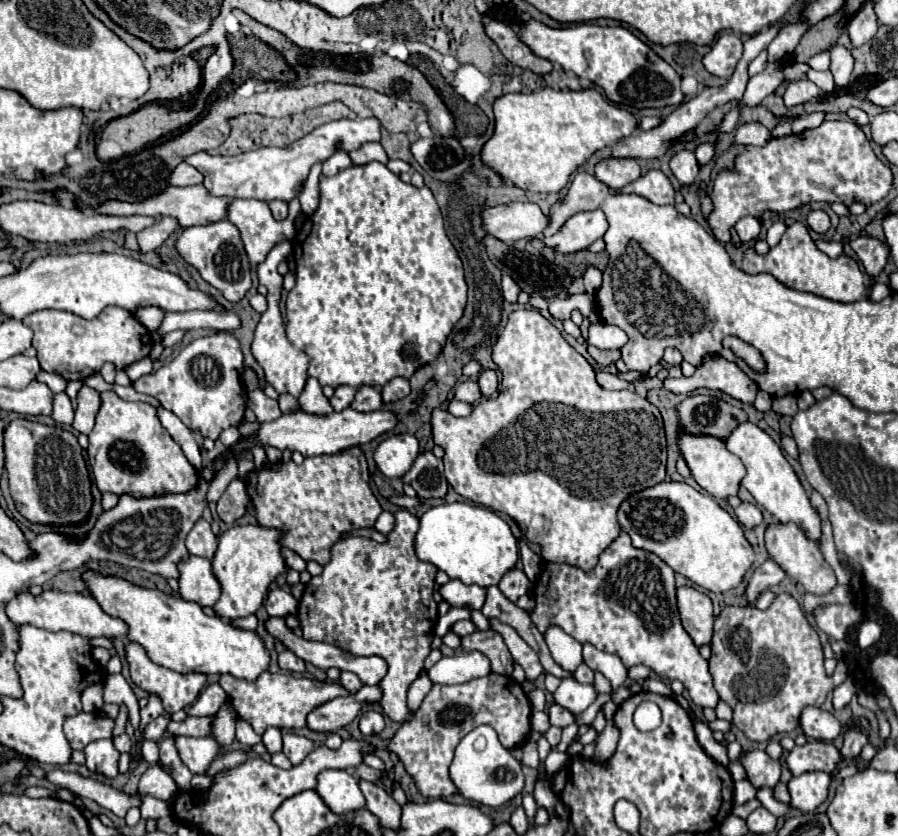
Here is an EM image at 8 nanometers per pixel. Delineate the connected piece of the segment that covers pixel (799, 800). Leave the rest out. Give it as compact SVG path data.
M804 772L788 782L792 796L792 806L800 812L814 812L826 798L830 790L832 776L826 772Z

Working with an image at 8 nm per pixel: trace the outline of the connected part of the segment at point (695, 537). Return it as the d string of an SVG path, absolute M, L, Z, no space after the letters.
M658 482L652 488L630 494L618 508L618 522L622 530L632 538L632 546L640 550L648 550L662 558L674 572L686 576L696 586L710 592L726 592L738 586L754 560L752 546L744 538L742 526L718 506L714 496L706 492L698 492L686 482Z

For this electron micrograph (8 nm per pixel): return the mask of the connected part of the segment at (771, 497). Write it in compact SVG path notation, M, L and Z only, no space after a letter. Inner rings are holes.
M744 422L726 440L726 448L732 454L736 454L742 460L742 464L746 466L746 476L742 480L742 486L756 498L758 506L762 510L770 512L782 524L794 522L808 538L818 542L820 536L822 536L820 514L810 504L810 500L804 492L804 486L800 484L794 468L790 466L786 456L782 454L780 446L764 430L760 430L756 424Z

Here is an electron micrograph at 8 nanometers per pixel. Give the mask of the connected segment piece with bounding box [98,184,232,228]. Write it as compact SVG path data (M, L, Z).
M198 184L198 186L186 186L186 188L166 188L156 200L144 200L140 204L120 204L112 200L112 204L104 204L104 208L98 208L100 214L114 214L114 216L132 216L132 214L146 214L146 216L172 216L180 222L182 228L196 226L196 224L212 224L228 218L228 206L232 198L228 196L212 196L208 190Z

